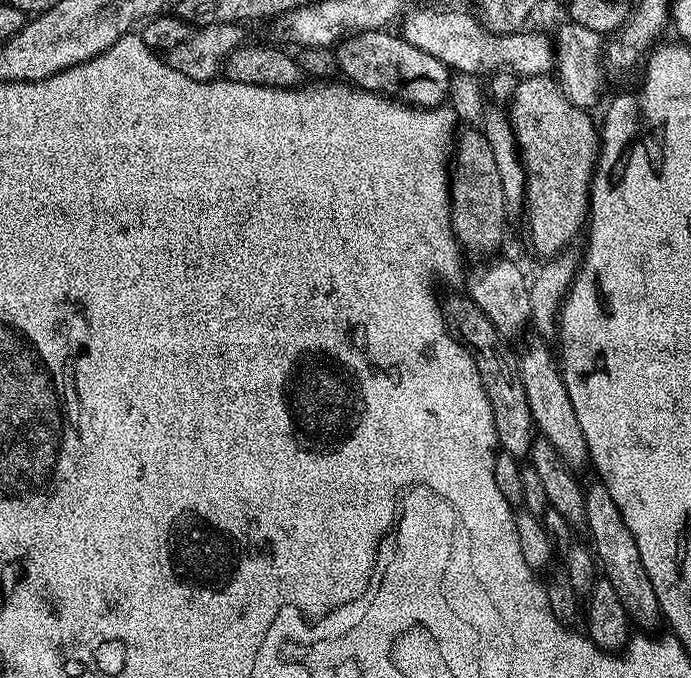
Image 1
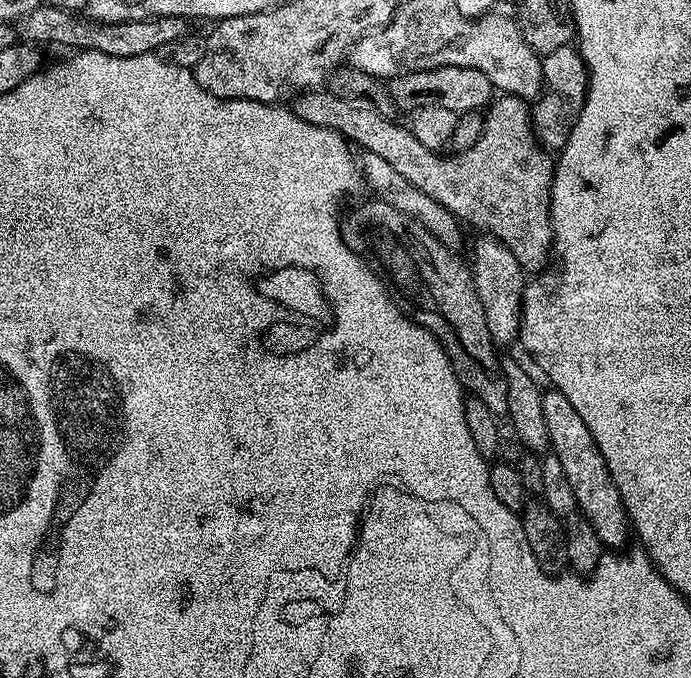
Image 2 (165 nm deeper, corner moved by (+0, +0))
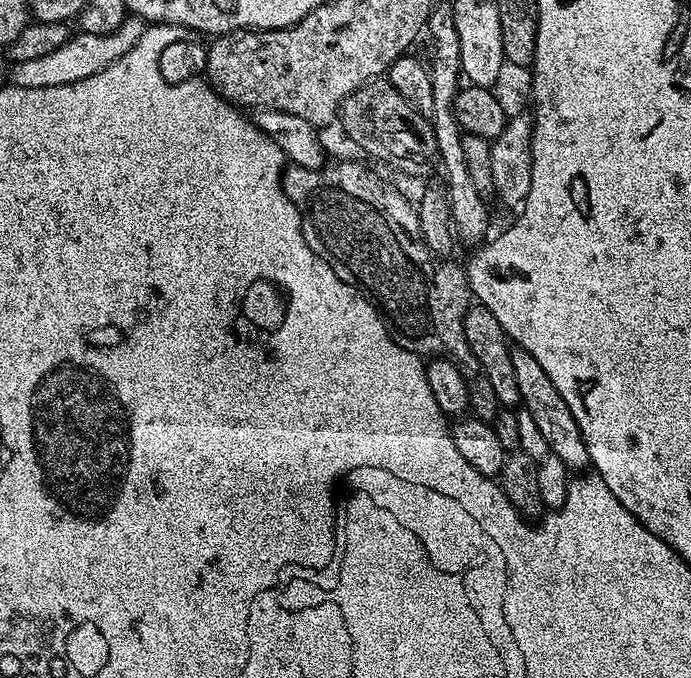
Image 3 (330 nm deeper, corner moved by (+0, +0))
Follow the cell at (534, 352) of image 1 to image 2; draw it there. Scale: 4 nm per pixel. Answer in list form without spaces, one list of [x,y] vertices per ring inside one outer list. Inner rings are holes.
[[[484,234],[472,248],[472,281],[478,298],[482,302],[482,314],[486,314],[486,326],[497,345],[516,344],[520,334],[520,308],[524,304],[524,285],[526,273],[524,267],[506,250],[500,240]]]

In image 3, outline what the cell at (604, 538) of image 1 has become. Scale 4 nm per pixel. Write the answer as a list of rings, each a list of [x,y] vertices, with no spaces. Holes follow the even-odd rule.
[[[513,347],[512,361],[514,362],[514,378],[518,382],[520,404],[526,410],[530,410],[530,416],[534,418],[538,430],[542,430],[542,438],[546,438],[549,453],[562,458],[562,462],[570,470],[587,469],[589,467],[588,451],[586,442],[582,438],[582,430],[578,430],[578,422],[574,422],[574,414],[570,414],[570,406],[566,406],[562,394],[558,394],[554,382],[550,382],[546,370],[542,370],[541,364],[521,348]]]

